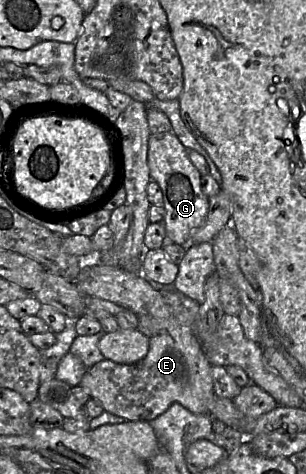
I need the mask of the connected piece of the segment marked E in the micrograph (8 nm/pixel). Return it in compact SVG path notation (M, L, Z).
M180 325L150 337L147 355L136 364L119 364L104 359L87 369L80 385L89 393L90 398L101 403L105 411L127 421L150 422L165 413L173 403L181 404L194 414L210 414L211 402L215 396L211 368L191 327Z

